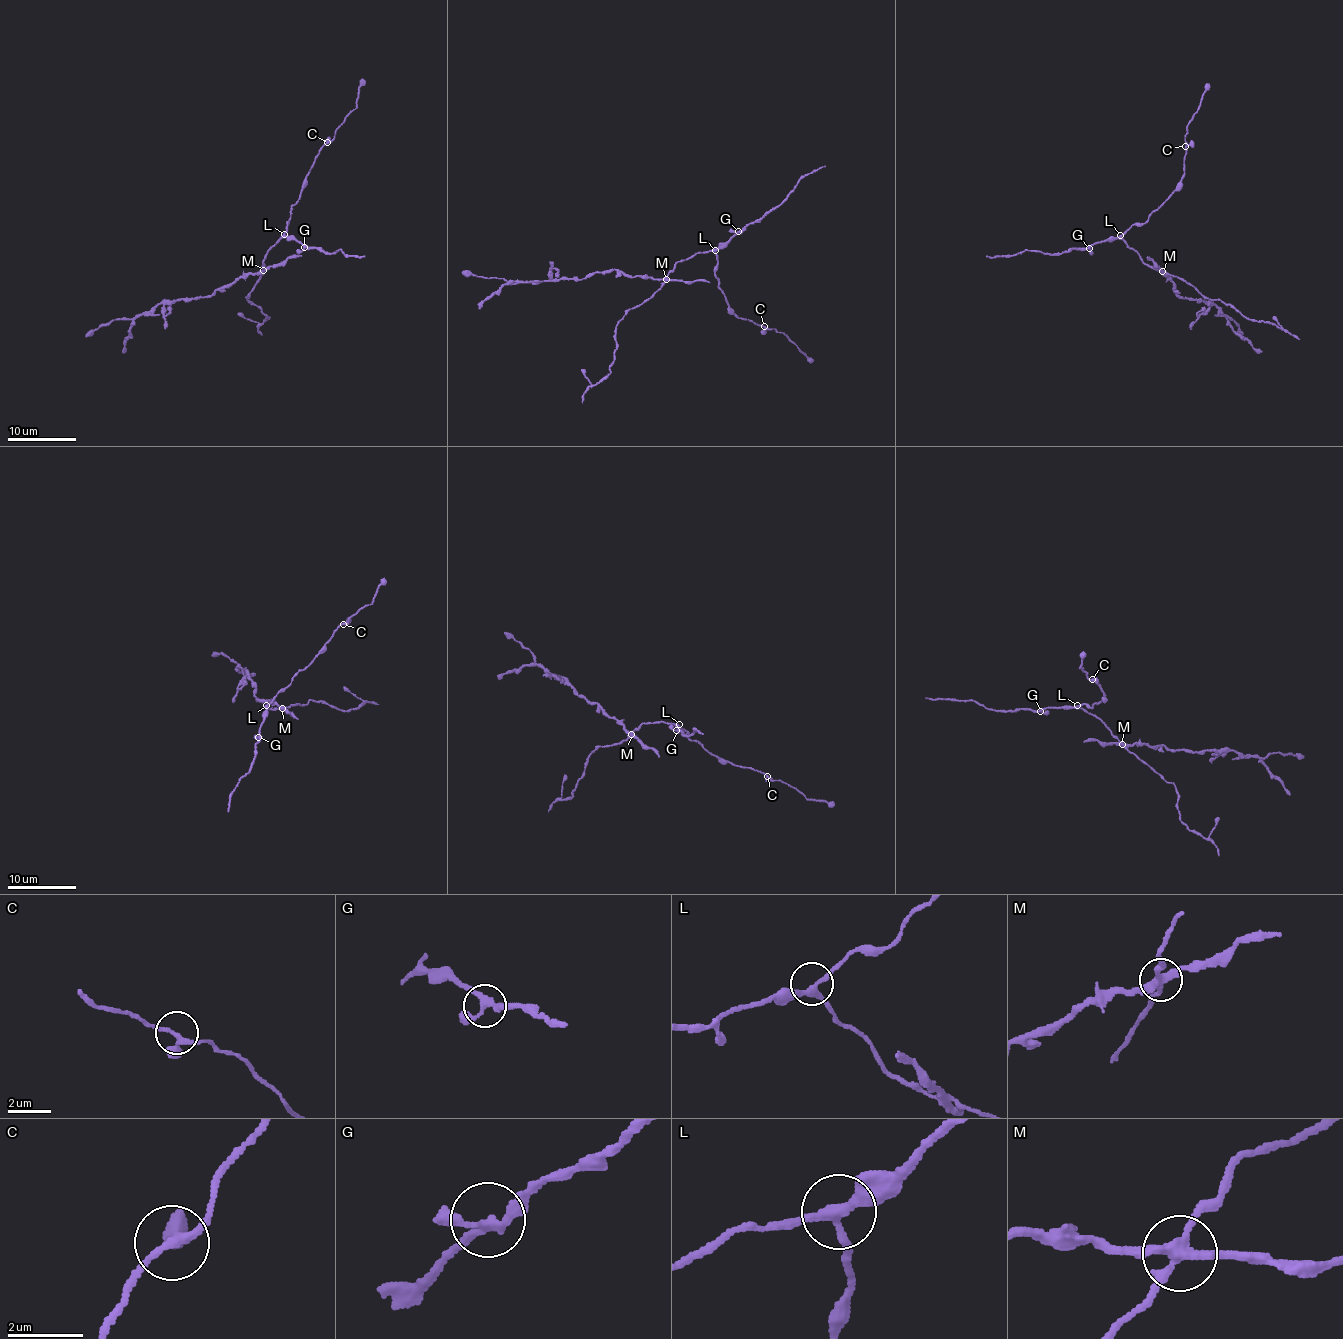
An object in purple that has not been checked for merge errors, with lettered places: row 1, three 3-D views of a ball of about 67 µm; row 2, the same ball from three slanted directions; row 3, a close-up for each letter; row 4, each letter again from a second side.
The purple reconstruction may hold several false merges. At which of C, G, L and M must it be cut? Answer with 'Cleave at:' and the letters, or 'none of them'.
Cleave at: M

